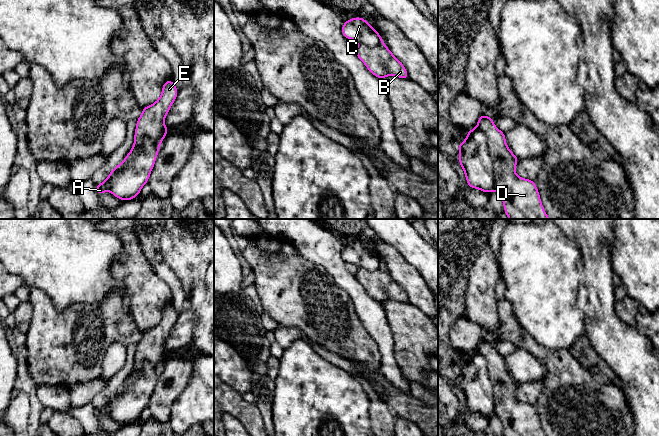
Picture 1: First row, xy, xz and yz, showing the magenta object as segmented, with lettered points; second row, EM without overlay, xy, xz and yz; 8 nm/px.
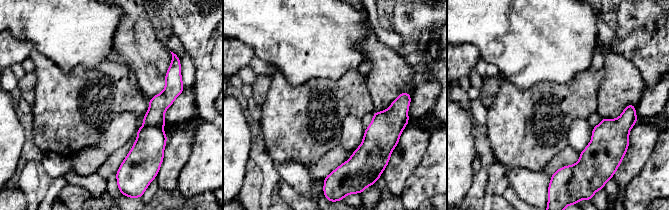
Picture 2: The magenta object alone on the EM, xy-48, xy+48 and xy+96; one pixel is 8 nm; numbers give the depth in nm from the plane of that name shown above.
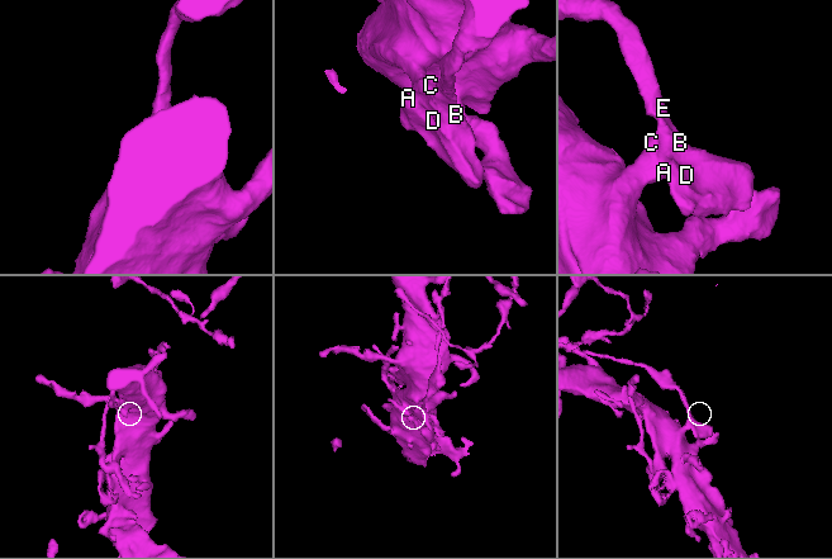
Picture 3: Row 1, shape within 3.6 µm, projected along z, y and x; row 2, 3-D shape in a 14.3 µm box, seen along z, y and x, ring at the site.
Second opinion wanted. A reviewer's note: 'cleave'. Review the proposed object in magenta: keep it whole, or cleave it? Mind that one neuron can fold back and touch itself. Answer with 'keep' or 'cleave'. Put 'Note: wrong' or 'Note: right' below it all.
keep
Note: wrong

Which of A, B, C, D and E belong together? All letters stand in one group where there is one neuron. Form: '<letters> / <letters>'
A B C D E

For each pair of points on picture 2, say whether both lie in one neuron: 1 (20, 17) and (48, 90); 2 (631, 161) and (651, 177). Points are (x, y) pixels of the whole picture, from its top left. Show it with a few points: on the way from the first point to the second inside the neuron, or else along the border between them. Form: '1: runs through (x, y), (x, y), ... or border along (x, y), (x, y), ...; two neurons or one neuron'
1: border along (34, 47), (53, 61); two neurons
2: border along (654, 149), (642, 169), (626, 187); two neurons

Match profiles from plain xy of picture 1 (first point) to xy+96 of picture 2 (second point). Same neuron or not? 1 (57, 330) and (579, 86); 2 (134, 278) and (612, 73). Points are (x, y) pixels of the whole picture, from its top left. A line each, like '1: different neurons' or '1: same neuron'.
1: same neuron
2: same neuron

